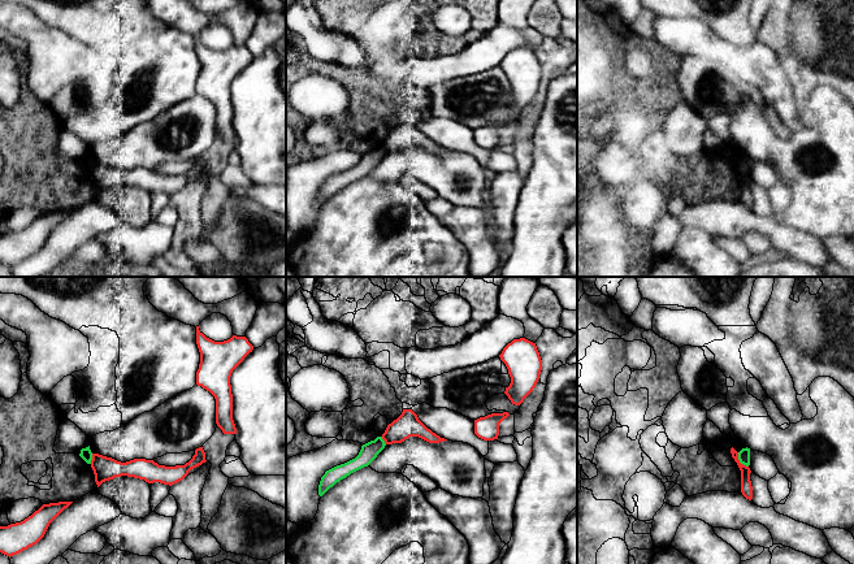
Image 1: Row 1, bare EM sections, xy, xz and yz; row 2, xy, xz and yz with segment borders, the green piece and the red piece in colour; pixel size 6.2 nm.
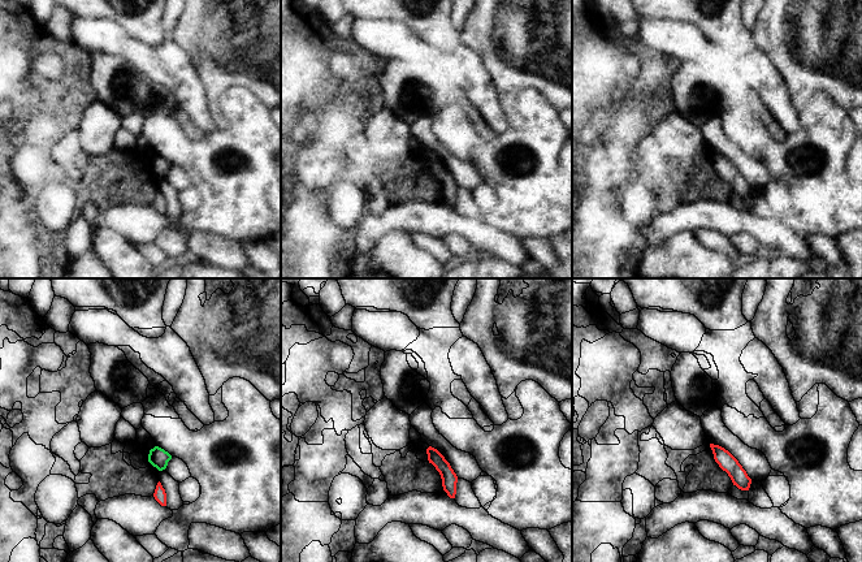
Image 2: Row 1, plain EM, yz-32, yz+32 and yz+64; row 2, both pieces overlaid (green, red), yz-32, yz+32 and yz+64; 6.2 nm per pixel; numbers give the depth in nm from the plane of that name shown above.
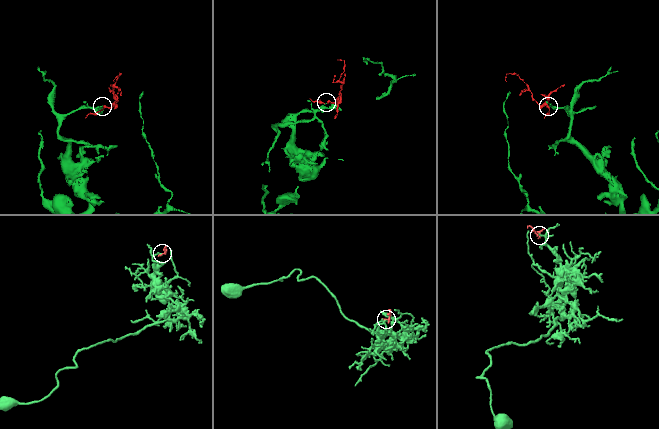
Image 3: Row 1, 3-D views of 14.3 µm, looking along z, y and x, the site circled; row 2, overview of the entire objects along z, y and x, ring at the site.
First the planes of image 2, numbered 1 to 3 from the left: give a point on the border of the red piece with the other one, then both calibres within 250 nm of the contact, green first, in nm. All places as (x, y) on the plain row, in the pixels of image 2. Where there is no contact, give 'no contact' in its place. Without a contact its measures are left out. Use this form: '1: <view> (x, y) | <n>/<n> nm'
1: no contact
2: no contact
3: no contact

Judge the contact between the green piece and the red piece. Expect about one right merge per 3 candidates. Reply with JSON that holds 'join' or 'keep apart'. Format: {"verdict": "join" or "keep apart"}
{"verdict": "keep apart"}

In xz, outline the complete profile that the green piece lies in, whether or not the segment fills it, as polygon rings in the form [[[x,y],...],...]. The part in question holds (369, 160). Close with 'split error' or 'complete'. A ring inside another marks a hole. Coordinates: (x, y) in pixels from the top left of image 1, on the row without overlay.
[[[377,146],[374,149],[363,153],[359,164],[355,168],[326,179],[318,194],[318,204],[322,205],[341,188],[364,175],[368,175],[385,157],[385,155],[386,152],[382,146]]]; complete

